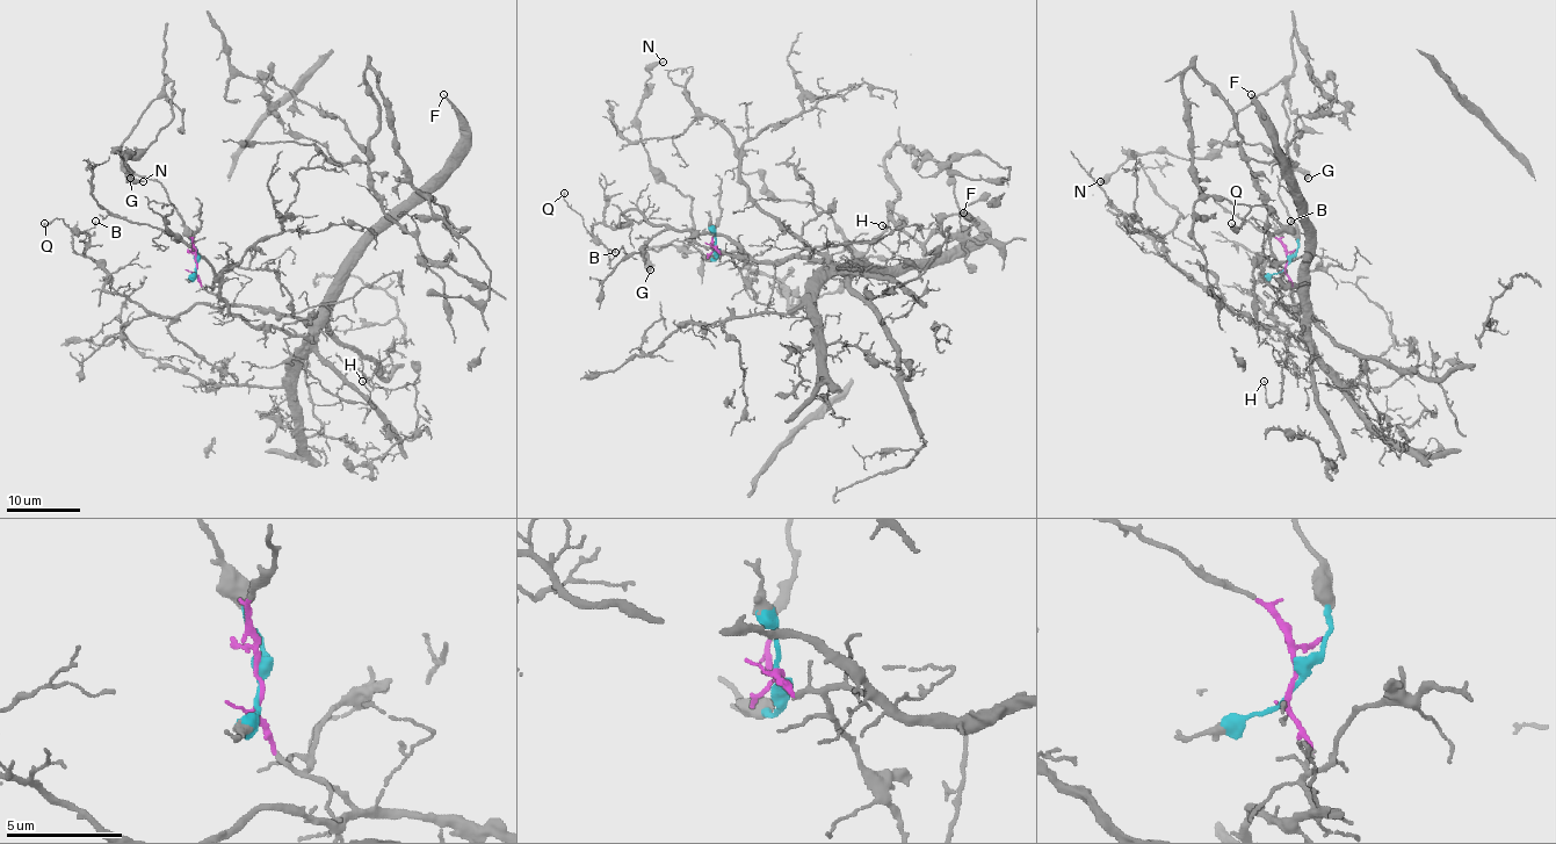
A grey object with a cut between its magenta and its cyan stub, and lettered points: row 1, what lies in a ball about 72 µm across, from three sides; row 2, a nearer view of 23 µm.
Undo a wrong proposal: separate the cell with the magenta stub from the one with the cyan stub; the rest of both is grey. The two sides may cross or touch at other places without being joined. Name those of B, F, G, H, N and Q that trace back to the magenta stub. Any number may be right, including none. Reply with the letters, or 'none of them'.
B, F, H, Q

